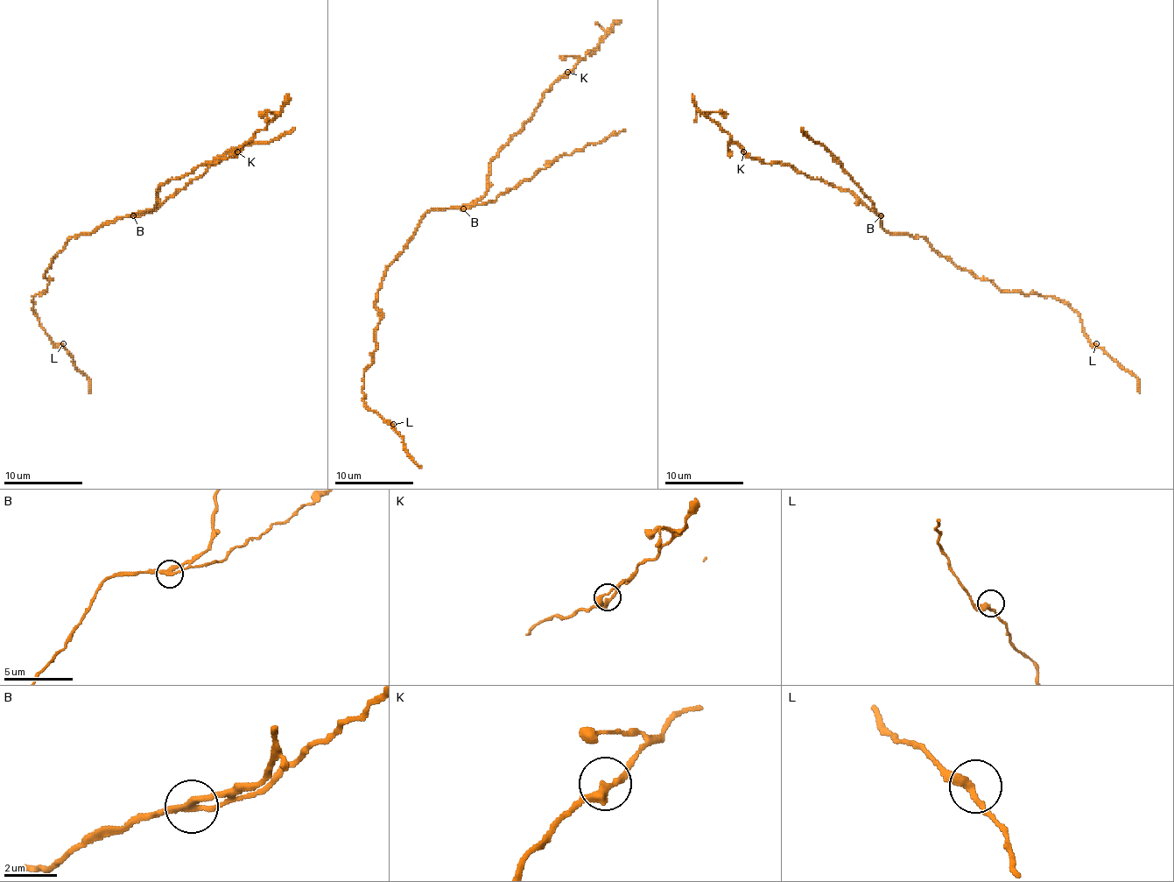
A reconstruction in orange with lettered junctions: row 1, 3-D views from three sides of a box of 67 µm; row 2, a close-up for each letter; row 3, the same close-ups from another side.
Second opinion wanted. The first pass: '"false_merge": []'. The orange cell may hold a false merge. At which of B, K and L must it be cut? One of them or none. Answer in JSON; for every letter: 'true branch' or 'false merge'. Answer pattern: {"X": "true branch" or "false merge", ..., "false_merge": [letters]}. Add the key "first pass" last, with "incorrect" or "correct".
{"B": "false merge", "K": "true branch", "L": "true branch", "false_merge": ["B"], "first pass": "incorrect"}

